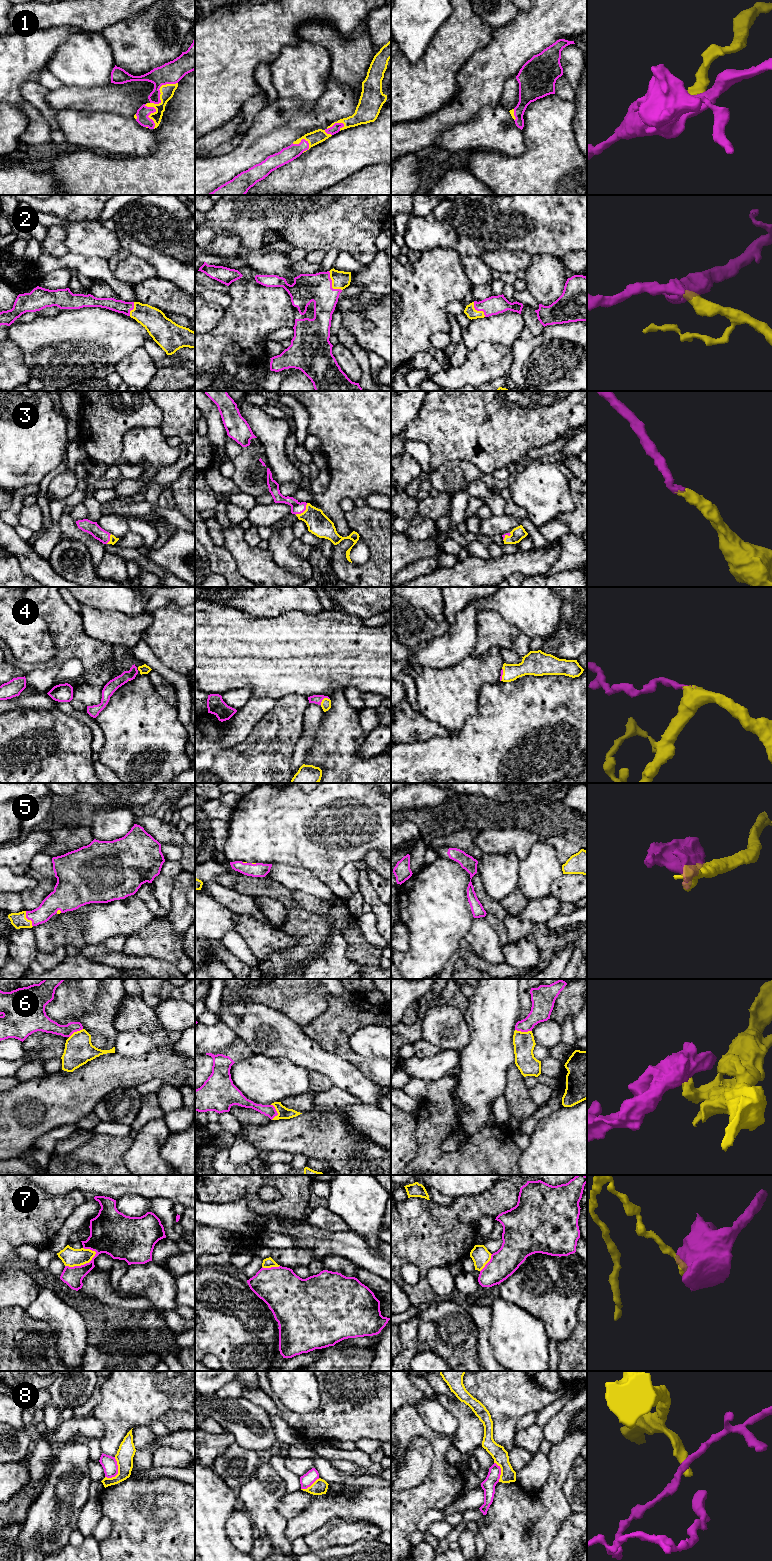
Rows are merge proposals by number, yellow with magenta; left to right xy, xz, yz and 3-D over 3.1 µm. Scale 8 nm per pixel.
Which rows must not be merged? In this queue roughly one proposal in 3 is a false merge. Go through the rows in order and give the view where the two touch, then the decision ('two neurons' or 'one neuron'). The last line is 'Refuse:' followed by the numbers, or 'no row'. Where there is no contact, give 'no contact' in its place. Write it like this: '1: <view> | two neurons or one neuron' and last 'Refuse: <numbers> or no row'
1: xy | one neuron
2: xz | one neuron
3: xz | one neuron
4: xz | one neuron
5: xy | one neuron
6: xz | two neurons
7: xy | two neurons
8: xy | two neurons
Refuse: 6, 7, 8

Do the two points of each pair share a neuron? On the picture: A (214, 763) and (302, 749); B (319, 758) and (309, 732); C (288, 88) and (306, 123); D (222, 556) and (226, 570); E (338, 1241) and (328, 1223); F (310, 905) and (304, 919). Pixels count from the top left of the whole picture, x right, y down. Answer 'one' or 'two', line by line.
A: two
B: two
C: two
D: one
E: two
F: two

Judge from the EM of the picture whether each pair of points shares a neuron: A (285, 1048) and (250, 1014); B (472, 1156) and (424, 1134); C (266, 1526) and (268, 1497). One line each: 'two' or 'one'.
A: one
B: one
C: one

